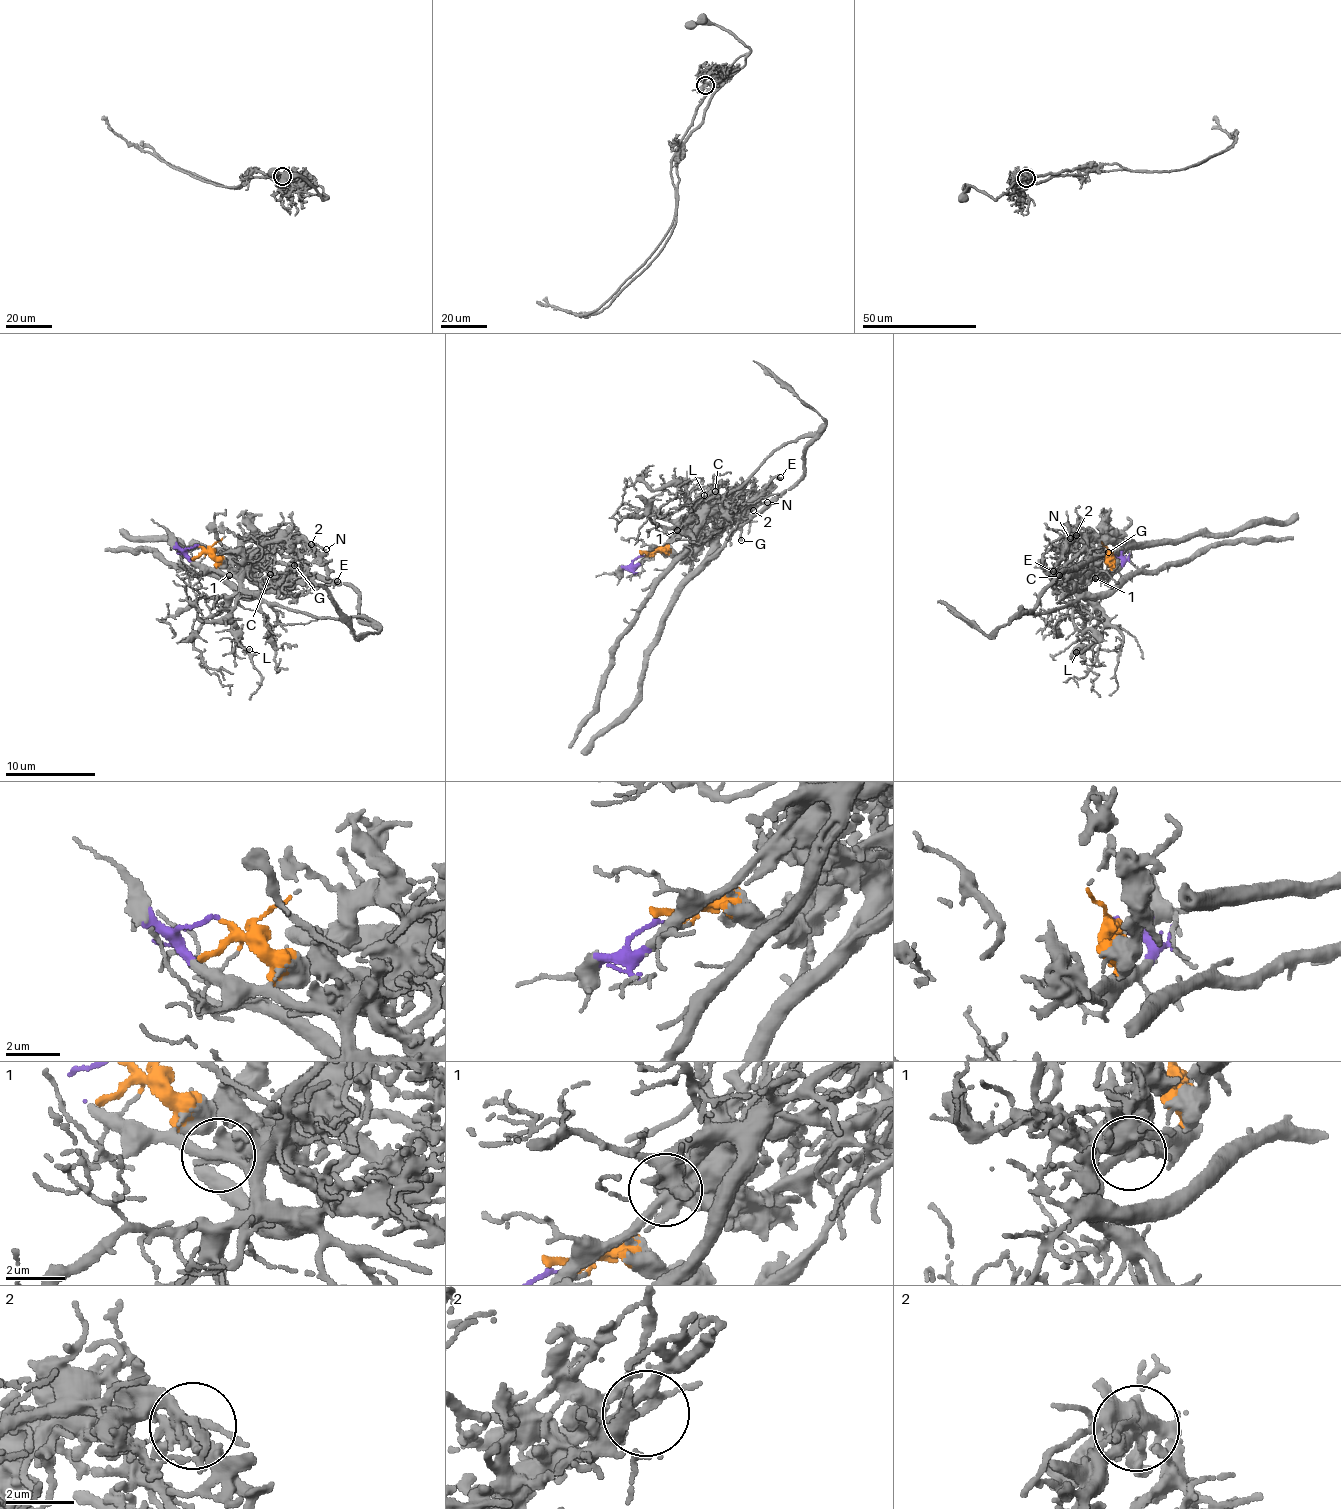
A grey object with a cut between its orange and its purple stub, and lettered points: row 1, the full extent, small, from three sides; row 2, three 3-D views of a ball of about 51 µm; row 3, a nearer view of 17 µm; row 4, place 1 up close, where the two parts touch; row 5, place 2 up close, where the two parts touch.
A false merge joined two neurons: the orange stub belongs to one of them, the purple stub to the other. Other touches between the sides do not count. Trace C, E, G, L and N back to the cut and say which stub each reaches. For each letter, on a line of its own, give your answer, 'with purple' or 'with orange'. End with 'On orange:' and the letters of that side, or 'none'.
C: with orange
E: with orange
G: with orange
L: with purple
N: with orange
On orange: C, E, G, N

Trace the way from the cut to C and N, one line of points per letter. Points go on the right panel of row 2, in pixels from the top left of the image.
C: (1112, 553), (1109, 558), (1115, 558), (1116, 543), (1108, 536), (1093, 563), (1059, 576)
N: (1112, 553), (1109, 558), (1115, 558), (1112, 537), (1081, 532), (1069, 539)

